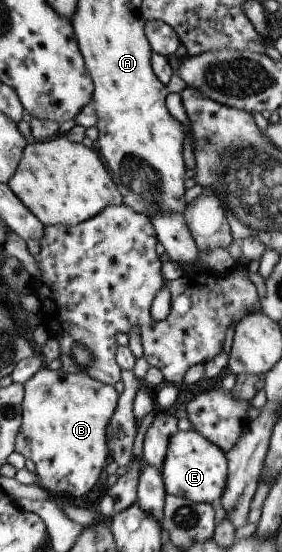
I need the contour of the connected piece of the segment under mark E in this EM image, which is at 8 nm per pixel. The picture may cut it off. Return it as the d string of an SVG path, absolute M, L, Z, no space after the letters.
M178 431L170 436L159 469L166 494L189 499L191 502L217 501L226 483L227 459L213 443L196 431Z

